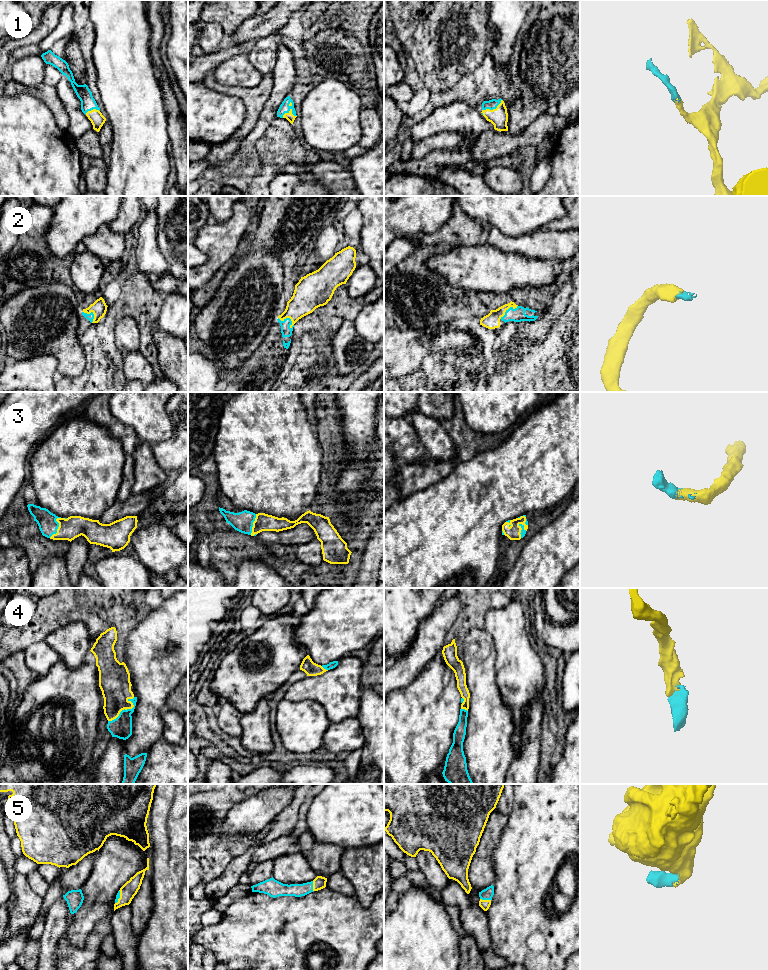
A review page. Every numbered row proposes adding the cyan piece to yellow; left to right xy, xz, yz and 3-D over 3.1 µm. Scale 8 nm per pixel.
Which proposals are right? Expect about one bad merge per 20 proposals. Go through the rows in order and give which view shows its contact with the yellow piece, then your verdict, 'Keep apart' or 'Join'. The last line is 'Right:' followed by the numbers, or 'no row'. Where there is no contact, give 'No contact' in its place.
1: Touches yellow in yz. Join
2: Touches yellow in xz. Join
3: Touches yellow in xy. Join
4: Touches yellow in xy. Join
5: Touches yellow in yz. Join
Right: 1, 2, 3, 4, 5

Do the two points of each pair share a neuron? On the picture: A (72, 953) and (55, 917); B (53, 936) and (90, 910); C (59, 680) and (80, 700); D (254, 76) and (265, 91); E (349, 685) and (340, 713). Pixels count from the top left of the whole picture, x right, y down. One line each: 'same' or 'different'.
A: different
B: different
C: same
D: different
E: same

